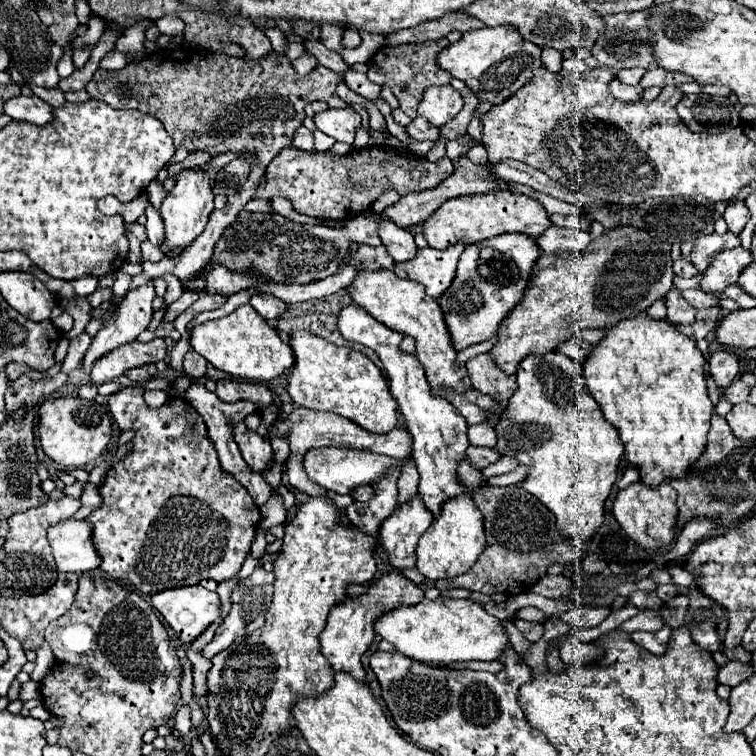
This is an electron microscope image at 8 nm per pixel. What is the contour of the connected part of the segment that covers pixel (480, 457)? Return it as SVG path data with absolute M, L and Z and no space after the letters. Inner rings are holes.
M475 447L475 469L485 469L487 465L495 463L499 459L497 451L495 449L489 449L489 447Z

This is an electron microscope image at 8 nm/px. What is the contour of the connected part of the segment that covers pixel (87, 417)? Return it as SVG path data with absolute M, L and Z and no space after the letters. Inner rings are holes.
M79 397L47 399L39 409L39 435L41 447L49 459L53 459L63 469L77 469L99 459L113 437L113 423L109 411L97 401L87 401Z

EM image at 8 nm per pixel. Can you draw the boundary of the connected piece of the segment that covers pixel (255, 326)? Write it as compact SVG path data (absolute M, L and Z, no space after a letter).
M243 305L227 317L197 325L191 333L191 345L219 371L251 381L275 379L295 363L293 349L281 341L277 331L259 313L255 313L251 305Z

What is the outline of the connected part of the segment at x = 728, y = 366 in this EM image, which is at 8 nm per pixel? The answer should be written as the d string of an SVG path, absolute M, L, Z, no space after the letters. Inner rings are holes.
M719 349L709 359L709 375L715 379L719 389L725 389L731 385L731 381L739 373L739 359L733 351Z

